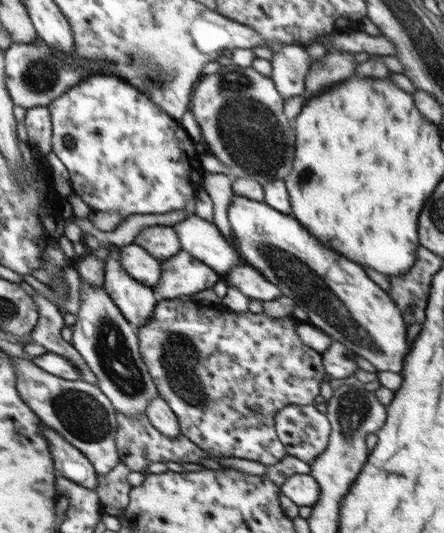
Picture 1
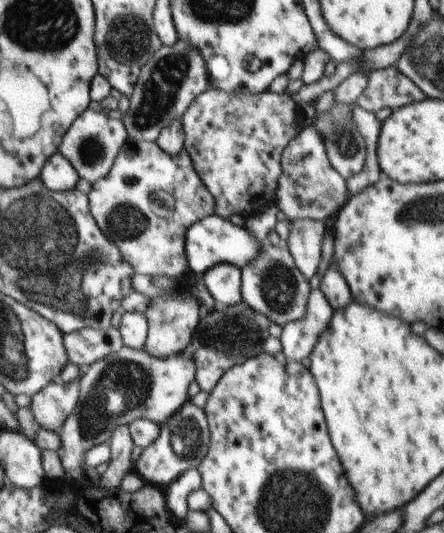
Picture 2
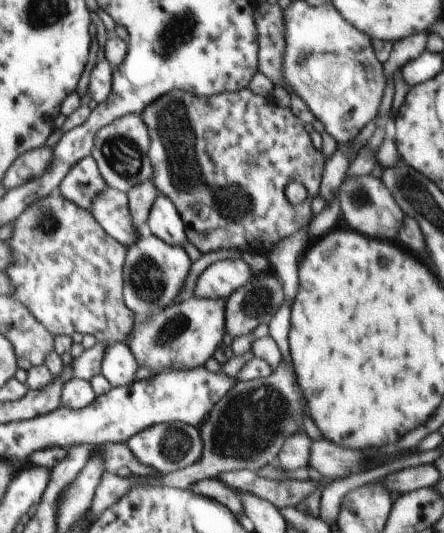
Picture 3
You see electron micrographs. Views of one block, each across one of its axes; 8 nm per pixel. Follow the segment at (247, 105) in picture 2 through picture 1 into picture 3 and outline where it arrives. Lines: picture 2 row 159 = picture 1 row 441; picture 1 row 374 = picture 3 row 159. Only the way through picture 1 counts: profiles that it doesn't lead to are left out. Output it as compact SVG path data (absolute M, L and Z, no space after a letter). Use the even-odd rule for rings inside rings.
M249 88L236 92L212 95L210 98L176 89L150 103L141 115L143 123L146 123L149 135L151 136L151 145L148 154L151 165L153 166L152 182L160 194L172 201L172 204L176 207L178 214L180 214L181 219L184 221L187 239L189 240L188 243L193 244L202 254L224 249L232 249L240 252L246 250L265 254L272 251L281 240L294 234L296 230L308 226L312 218L314 218L311 204L313 198L317 196L321 185L325 157L323 153L312 145L310 133L304 129L304 123L292 112L291 107L282 107L275 103L271 96L265 97L256 94ZM290 182L301 182L305 186L308 193L307 199L304 202L291 204L288 201L284 193L284 188Z

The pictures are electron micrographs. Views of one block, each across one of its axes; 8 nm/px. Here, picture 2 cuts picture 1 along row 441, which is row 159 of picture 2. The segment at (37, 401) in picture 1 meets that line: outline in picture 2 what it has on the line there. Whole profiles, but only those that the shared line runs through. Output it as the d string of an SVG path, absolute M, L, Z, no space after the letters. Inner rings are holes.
M89 109L68 128L57 153L62 154L70 162L80 179L94 185L110 173L115 159L128 139L126 128L121 120L113 120L106 115L106 112L94 112Z

